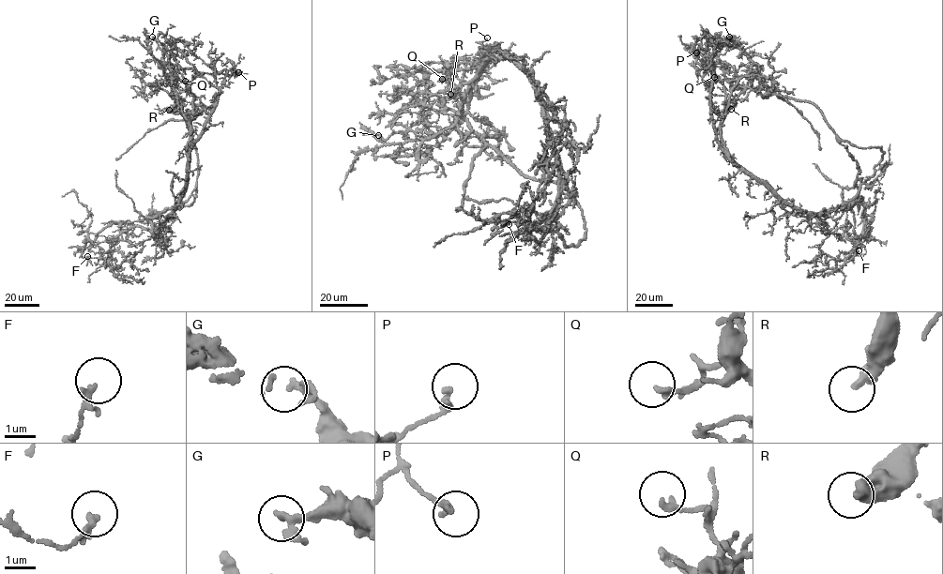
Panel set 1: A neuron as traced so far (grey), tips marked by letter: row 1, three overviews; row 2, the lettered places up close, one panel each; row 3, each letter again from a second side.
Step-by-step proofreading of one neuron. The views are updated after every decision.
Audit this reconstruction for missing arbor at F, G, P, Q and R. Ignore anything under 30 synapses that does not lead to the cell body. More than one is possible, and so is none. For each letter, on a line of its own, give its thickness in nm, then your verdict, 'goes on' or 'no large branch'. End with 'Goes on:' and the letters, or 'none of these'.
F: 200 nm | no large branch
G: 160 nm | no large branch
P: 220 nm | no large branch
Q: 180 nm | no large branch
R: 360 nm | no large branch
Goes on: none of these

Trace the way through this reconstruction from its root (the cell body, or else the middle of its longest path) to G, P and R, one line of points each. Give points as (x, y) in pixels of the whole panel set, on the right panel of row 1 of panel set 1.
G: (829, 126), (811, 102), (769, 94), (772, 79), (747, 76), (752, 62), (729, 37)
P: (829, 126), (812, 103), (747, 87), (722, 126), (724, 150), (711, 111), (711, 67), (705, 67), (696, 52)
R: (829, 126), (821, 111), (812, 103), (752, 90), (744, 99), (734, 99), (731, 109)

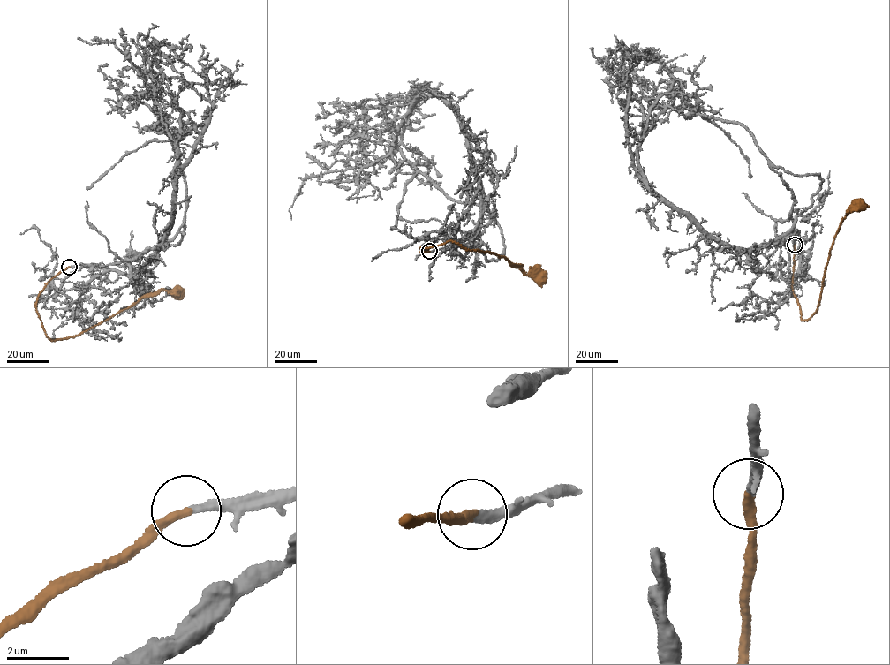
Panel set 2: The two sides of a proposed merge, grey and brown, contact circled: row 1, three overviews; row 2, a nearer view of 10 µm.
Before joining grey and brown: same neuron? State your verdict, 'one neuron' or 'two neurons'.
one neuron

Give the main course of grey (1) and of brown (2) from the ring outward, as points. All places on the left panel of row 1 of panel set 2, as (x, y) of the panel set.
1: (69, 267), (101, 273), (177, 233), (185, 187), (169, 135), (193, 125), (113, 43), (78, 38)
2: (69, 267), (49, 281), (37, 298), (37, 312), (50, 339), (73, 338), (150, 292), (163, 290), (177, 296)

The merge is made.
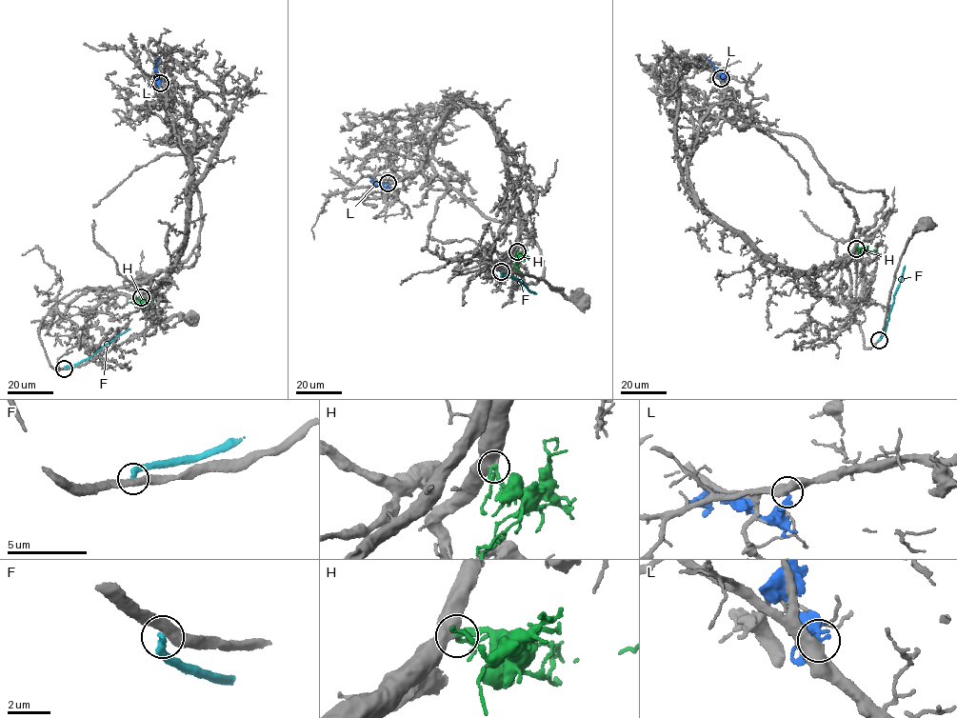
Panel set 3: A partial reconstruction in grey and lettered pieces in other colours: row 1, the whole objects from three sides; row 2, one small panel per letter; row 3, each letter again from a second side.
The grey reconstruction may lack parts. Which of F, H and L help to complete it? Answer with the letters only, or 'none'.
H

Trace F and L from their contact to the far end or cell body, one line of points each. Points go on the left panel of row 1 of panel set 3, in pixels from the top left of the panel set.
F: (65, 368), (89, 358), (129, 328)
L: (160, 83), (156, 73), (160, 56)

